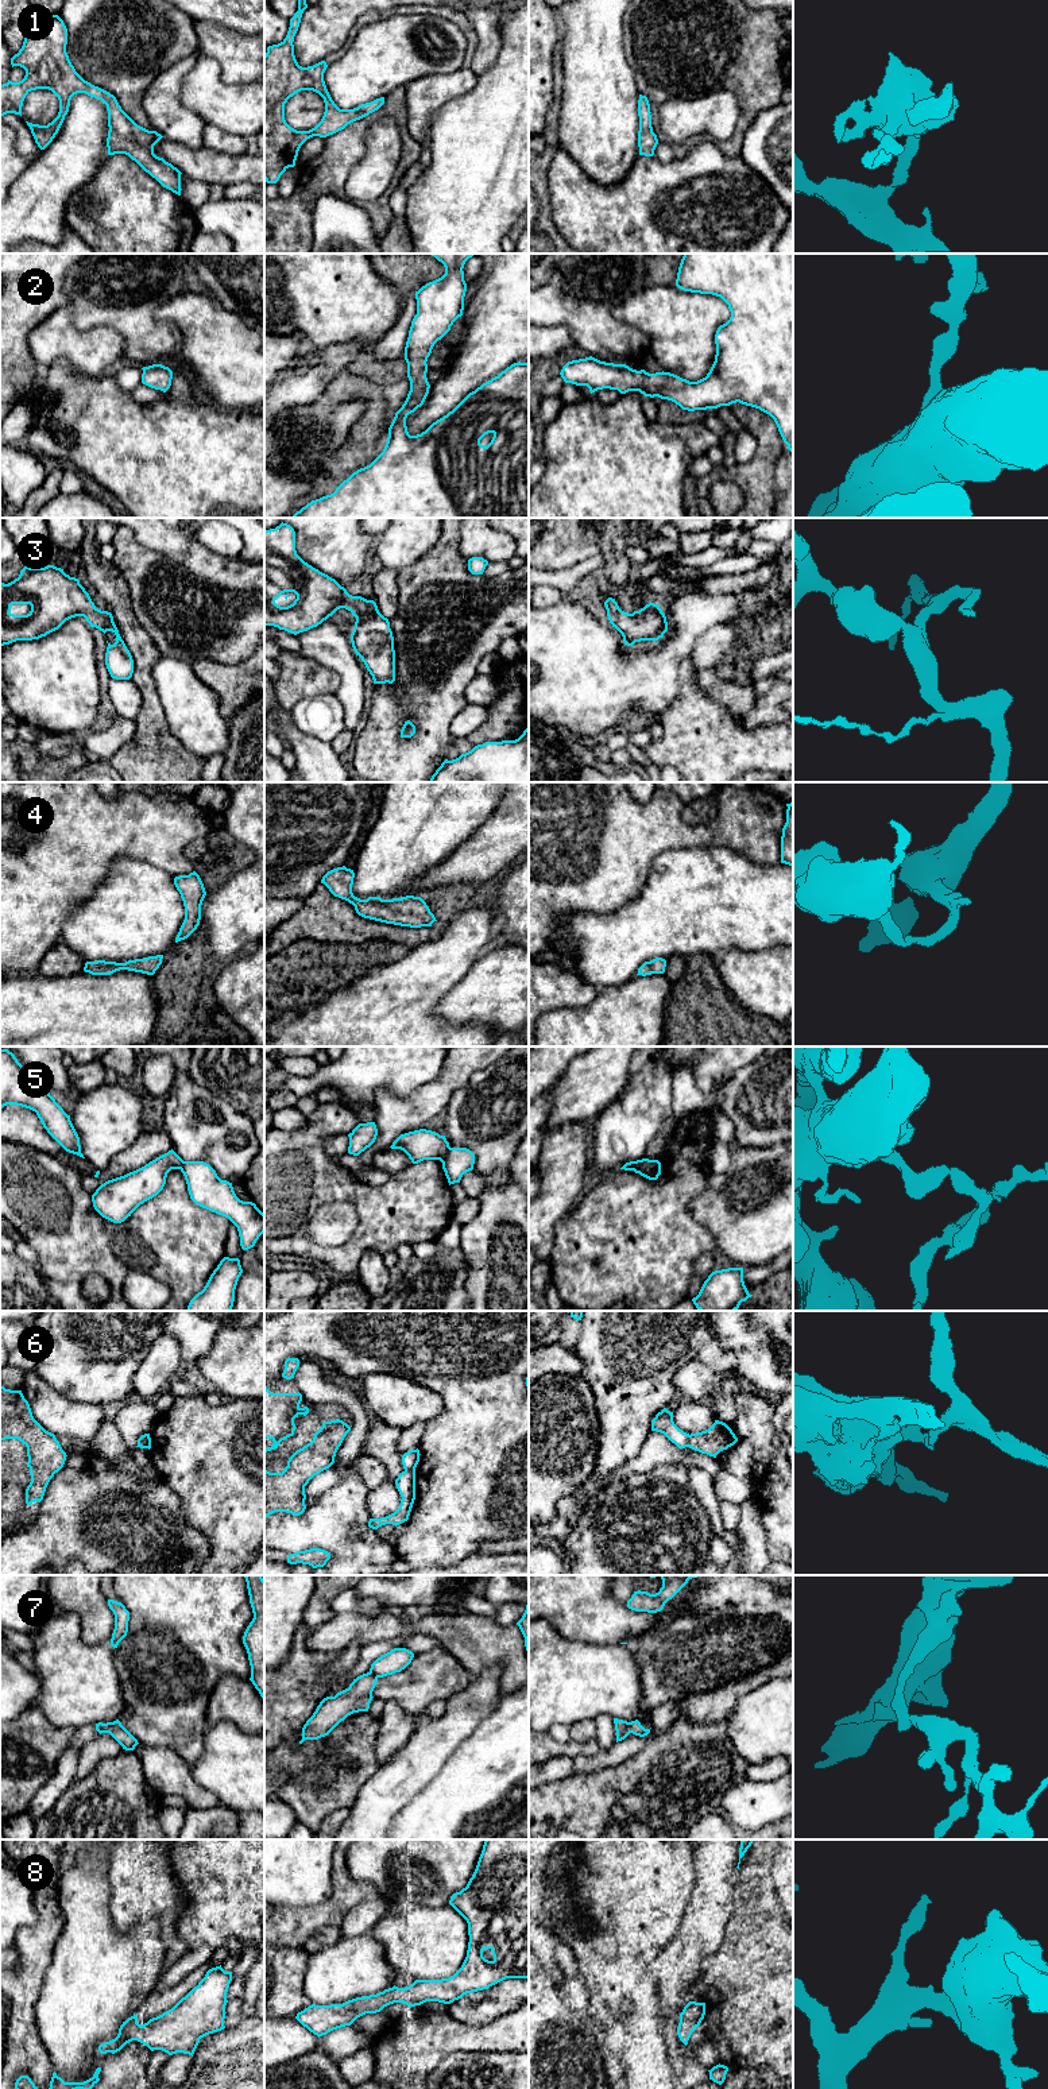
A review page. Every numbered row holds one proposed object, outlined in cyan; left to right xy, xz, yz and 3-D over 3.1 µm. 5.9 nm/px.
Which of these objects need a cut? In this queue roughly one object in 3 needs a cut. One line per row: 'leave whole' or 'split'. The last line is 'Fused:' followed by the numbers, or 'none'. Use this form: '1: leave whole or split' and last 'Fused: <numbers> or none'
1: leave whole
2: leave whole
3: leave whole
4: leave whole
5: split
6: split
7: split
8: leave whole
Fused: 5, 6, 7

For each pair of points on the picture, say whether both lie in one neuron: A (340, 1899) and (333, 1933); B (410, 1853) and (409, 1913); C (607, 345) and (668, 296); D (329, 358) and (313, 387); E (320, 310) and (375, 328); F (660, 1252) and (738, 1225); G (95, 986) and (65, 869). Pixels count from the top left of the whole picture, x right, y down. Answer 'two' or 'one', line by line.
A: two
B: two
C: two
D: one
E: one
F: two
G: two

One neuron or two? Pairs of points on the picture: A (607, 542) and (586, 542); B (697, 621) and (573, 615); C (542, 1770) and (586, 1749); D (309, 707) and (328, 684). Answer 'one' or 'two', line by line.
A: two
B: one
C: two
D: two

